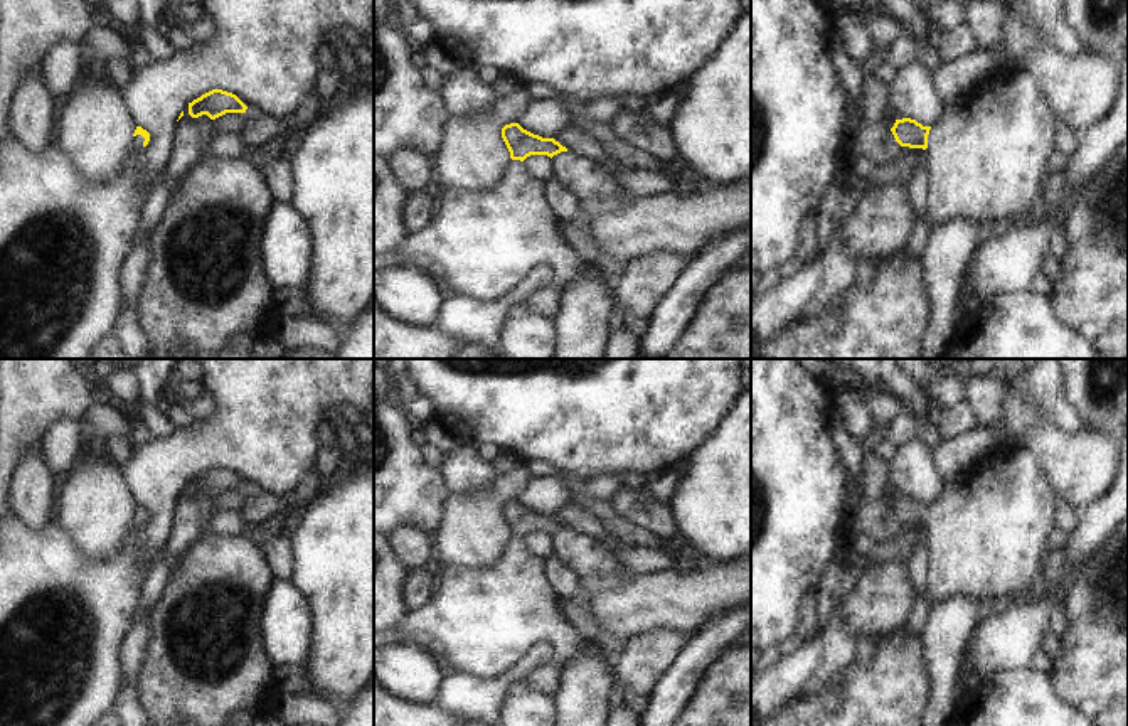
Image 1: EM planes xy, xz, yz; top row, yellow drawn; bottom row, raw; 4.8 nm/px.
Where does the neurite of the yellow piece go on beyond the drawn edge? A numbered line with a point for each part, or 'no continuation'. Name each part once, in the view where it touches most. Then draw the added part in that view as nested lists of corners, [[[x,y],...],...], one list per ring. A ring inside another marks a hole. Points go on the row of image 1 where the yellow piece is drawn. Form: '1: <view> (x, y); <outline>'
1: yz (985, 159); [[[998,69],[973,88],[928,135],[928,212],[933,227],[971,217],[985,232],[1024,222],[1040,204],[1039,184],[1061,125],[1030,74]]]

